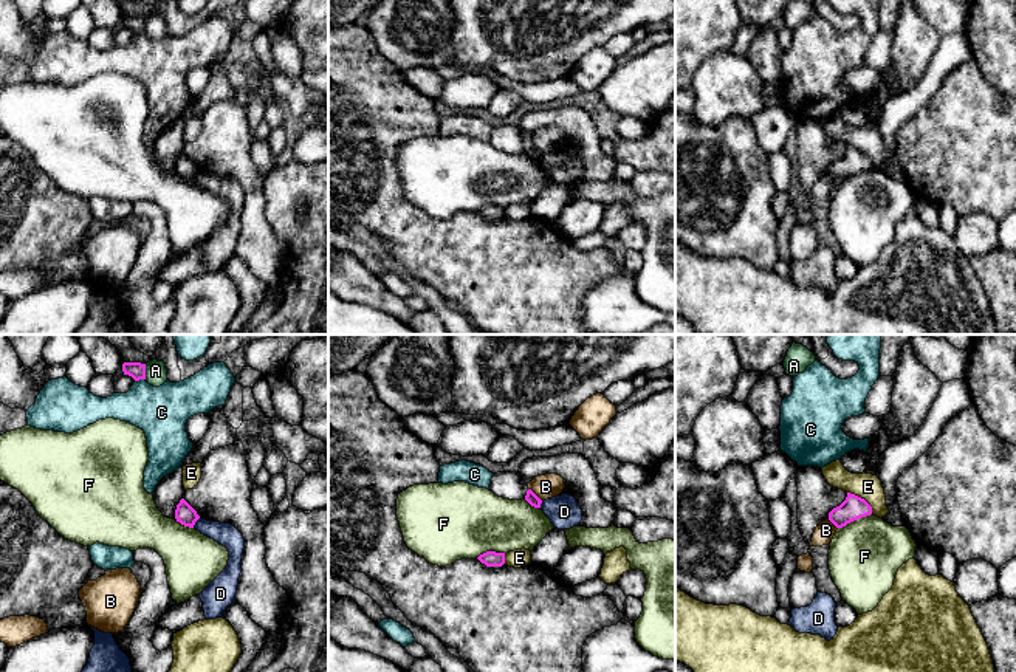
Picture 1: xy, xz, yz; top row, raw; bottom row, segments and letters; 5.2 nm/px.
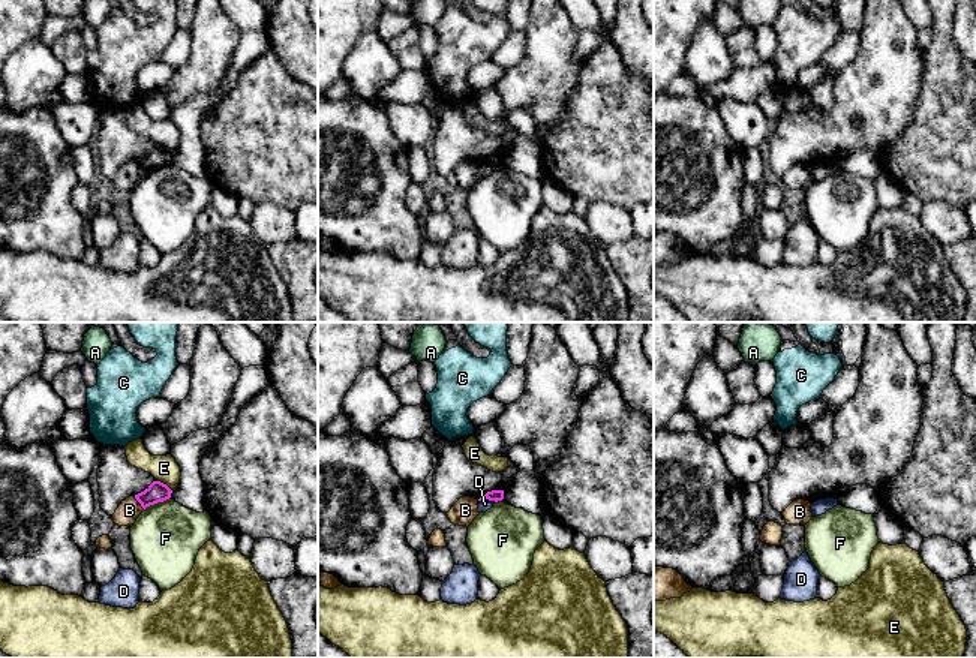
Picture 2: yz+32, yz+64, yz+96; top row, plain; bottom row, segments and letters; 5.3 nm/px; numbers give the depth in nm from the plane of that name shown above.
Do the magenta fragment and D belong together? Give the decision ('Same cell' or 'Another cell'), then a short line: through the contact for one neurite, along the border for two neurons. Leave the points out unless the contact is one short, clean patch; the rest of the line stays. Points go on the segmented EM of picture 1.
Another cell. Line: xy (200, 517), (192, 527)

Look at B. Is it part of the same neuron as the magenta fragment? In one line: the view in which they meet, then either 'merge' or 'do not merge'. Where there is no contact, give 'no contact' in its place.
xz | do not merge

